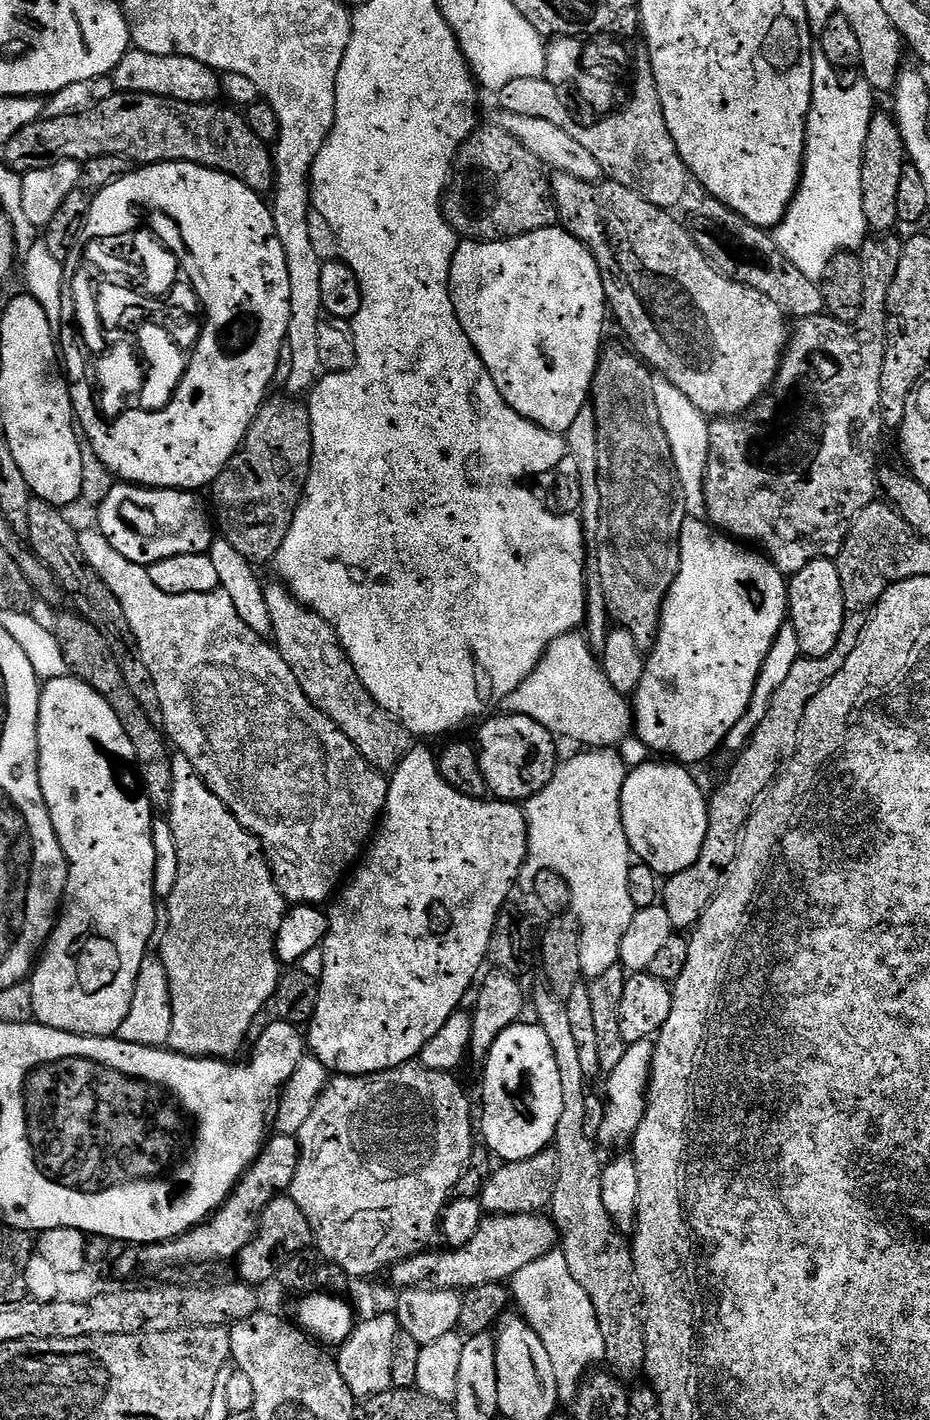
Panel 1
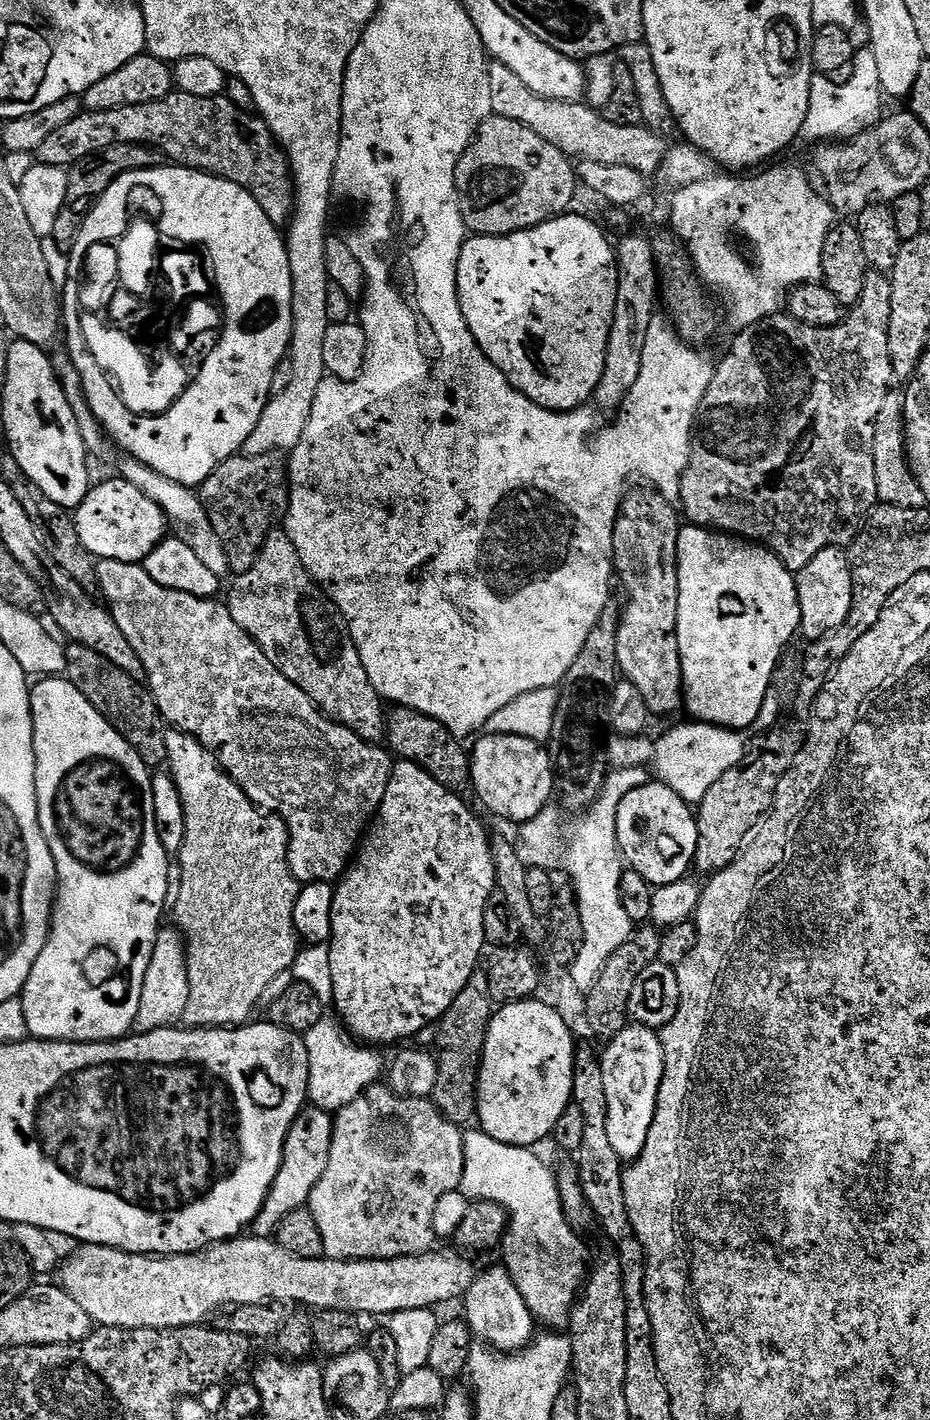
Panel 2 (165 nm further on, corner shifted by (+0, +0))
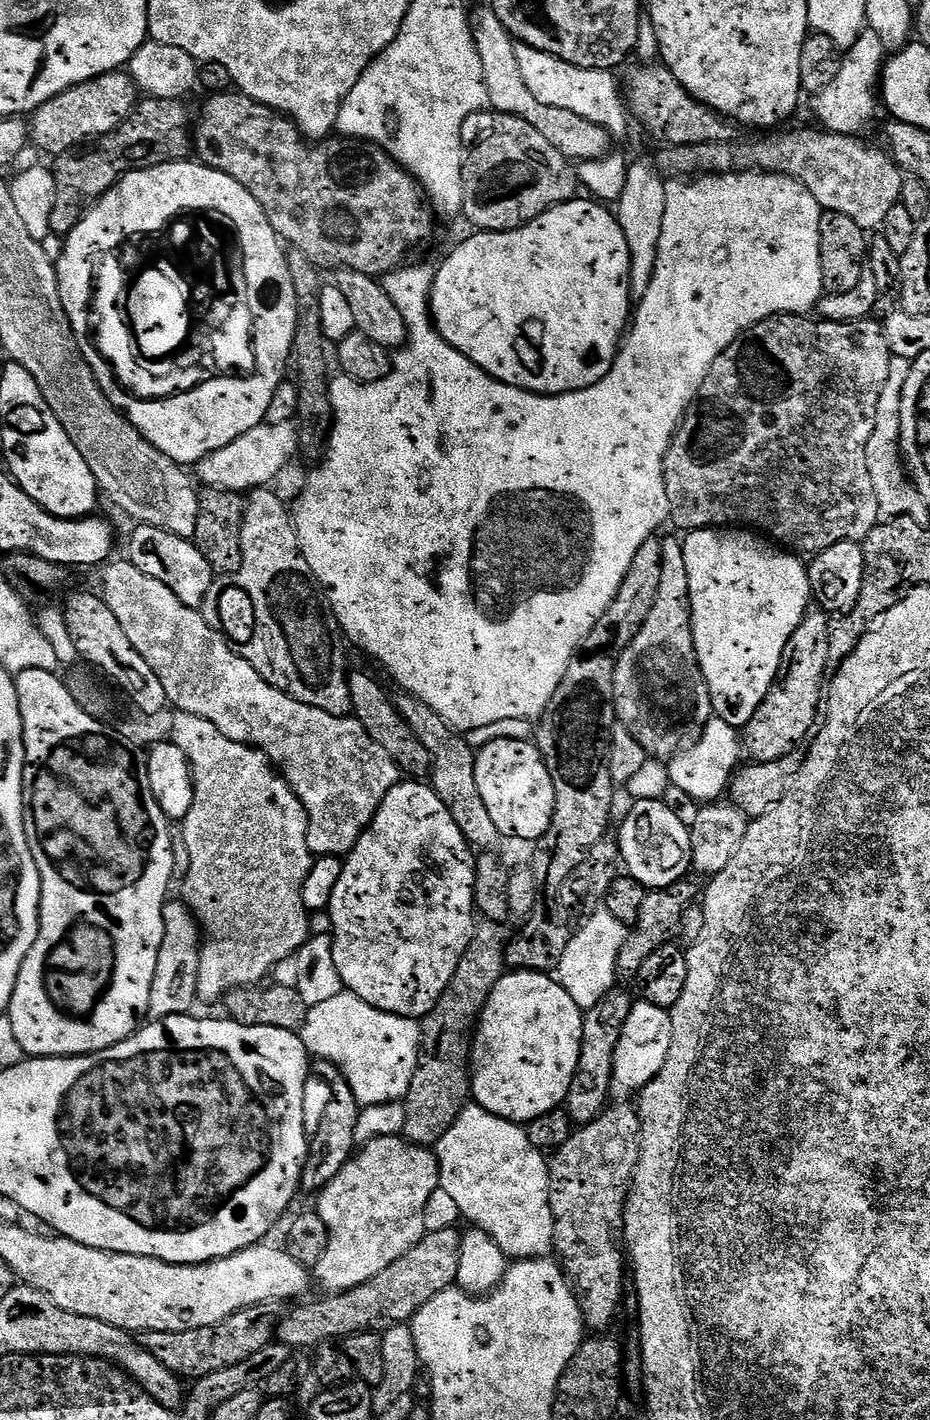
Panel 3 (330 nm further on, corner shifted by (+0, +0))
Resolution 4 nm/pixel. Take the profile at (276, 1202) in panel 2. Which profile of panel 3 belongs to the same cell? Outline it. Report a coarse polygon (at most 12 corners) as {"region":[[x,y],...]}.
{"region":[[317,1059],[328,1101],[300,1176],[316,1194],[357,1151],[361,1106],[337,1064]]}

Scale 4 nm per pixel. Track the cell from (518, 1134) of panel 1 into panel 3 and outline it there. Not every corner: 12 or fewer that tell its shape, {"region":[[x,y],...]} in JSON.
{"region":[[505,971],[476,1025],[471,1099],[521,1126],[561,1107],[584,1012]]}

